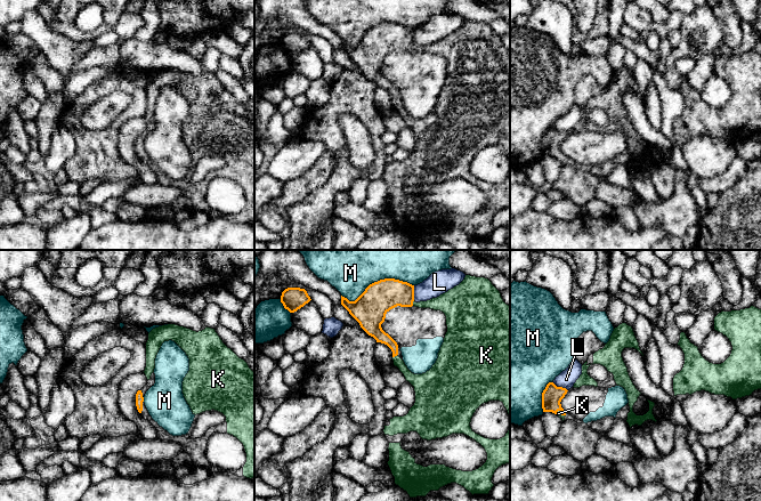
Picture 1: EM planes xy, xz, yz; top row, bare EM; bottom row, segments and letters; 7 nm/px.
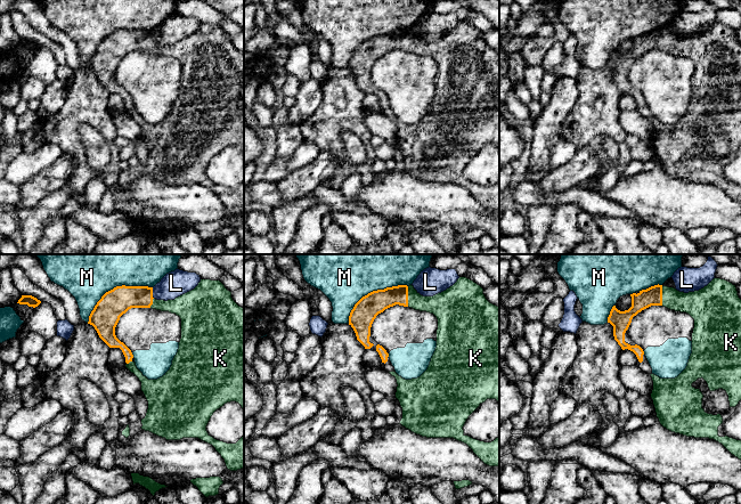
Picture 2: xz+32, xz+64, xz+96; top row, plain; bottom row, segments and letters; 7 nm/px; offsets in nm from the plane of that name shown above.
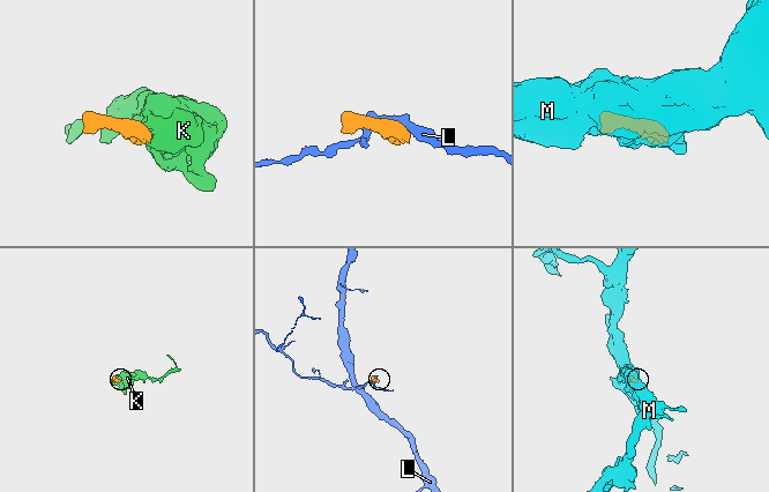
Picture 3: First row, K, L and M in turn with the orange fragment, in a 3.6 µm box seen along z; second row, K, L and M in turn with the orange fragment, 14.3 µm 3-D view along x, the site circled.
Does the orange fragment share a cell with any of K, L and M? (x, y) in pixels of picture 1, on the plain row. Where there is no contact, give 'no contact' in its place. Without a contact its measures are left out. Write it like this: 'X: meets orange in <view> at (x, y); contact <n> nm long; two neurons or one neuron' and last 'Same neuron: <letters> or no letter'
K: meets orange in xz at (395, 99); contact 50 nm long; one neuron
L: meets orange in xz at (413, 38); contact 110 nm long; two neurons
M: meets orange in xz at (378, 25); contact 500 nm long; two neurons
Same neuron: K

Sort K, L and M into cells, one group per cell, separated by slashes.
K / L / M

